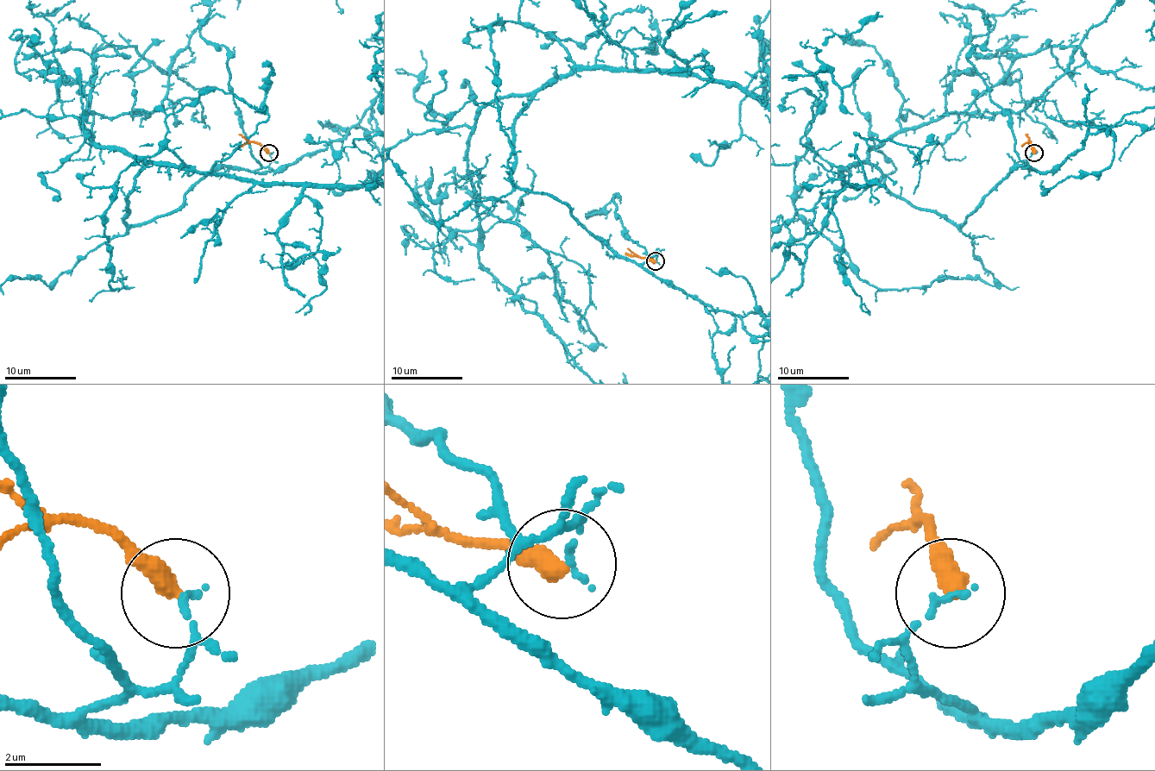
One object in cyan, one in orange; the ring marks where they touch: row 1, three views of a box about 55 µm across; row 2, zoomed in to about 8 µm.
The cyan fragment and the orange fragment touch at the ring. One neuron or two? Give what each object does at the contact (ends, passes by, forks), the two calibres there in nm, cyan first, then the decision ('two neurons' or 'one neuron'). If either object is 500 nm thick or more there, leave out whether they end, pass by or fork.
cyan ends | orange ends | 150/440 nm | two neurons

